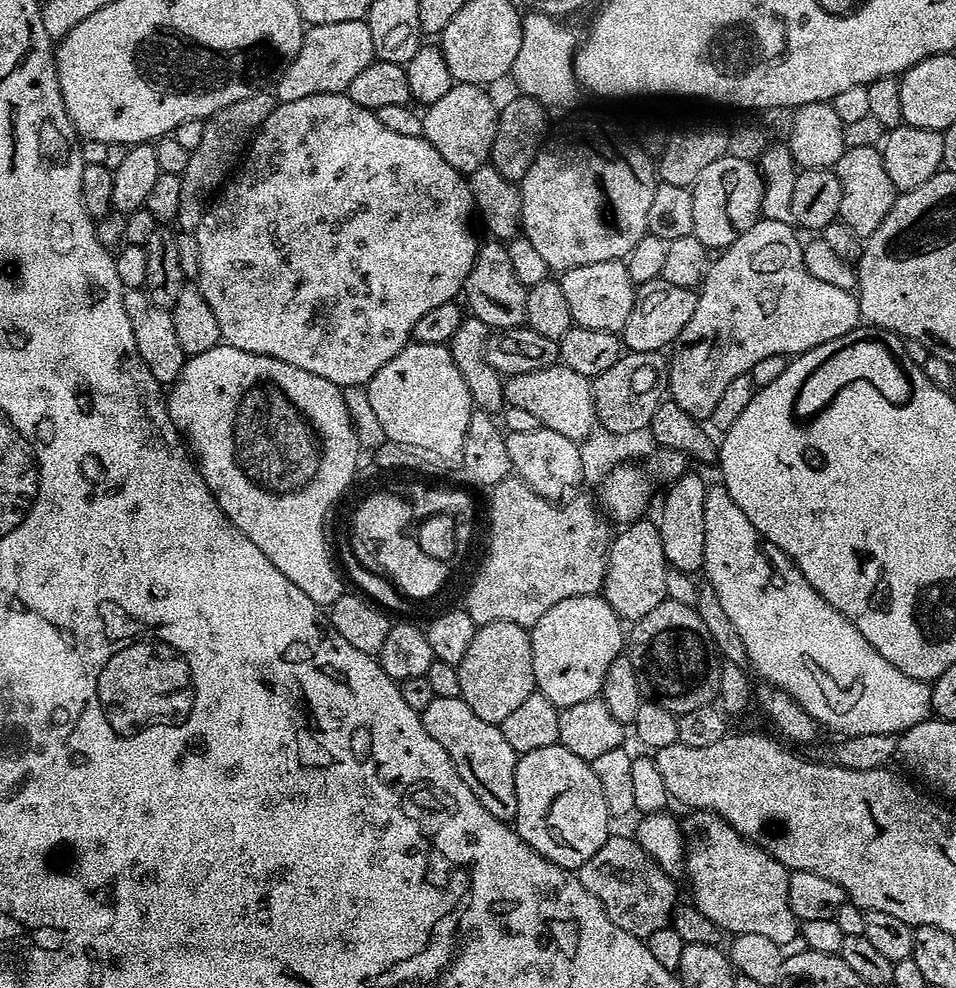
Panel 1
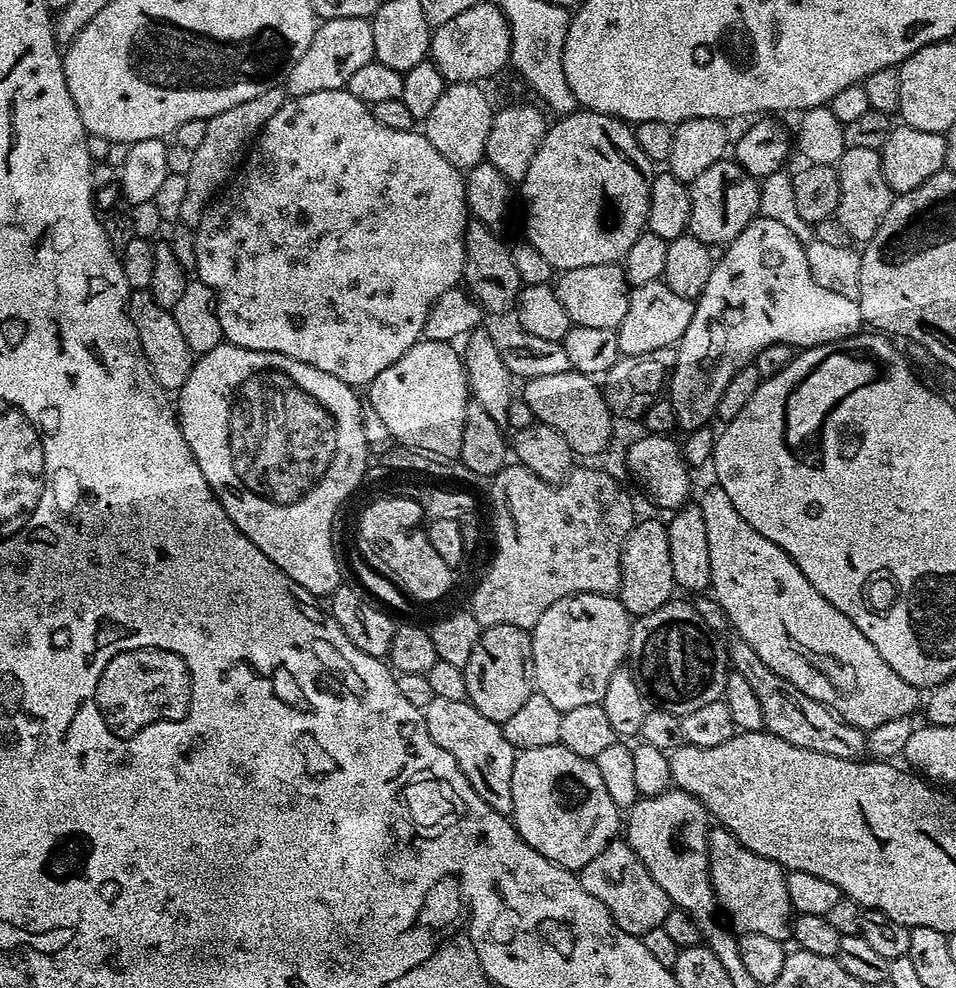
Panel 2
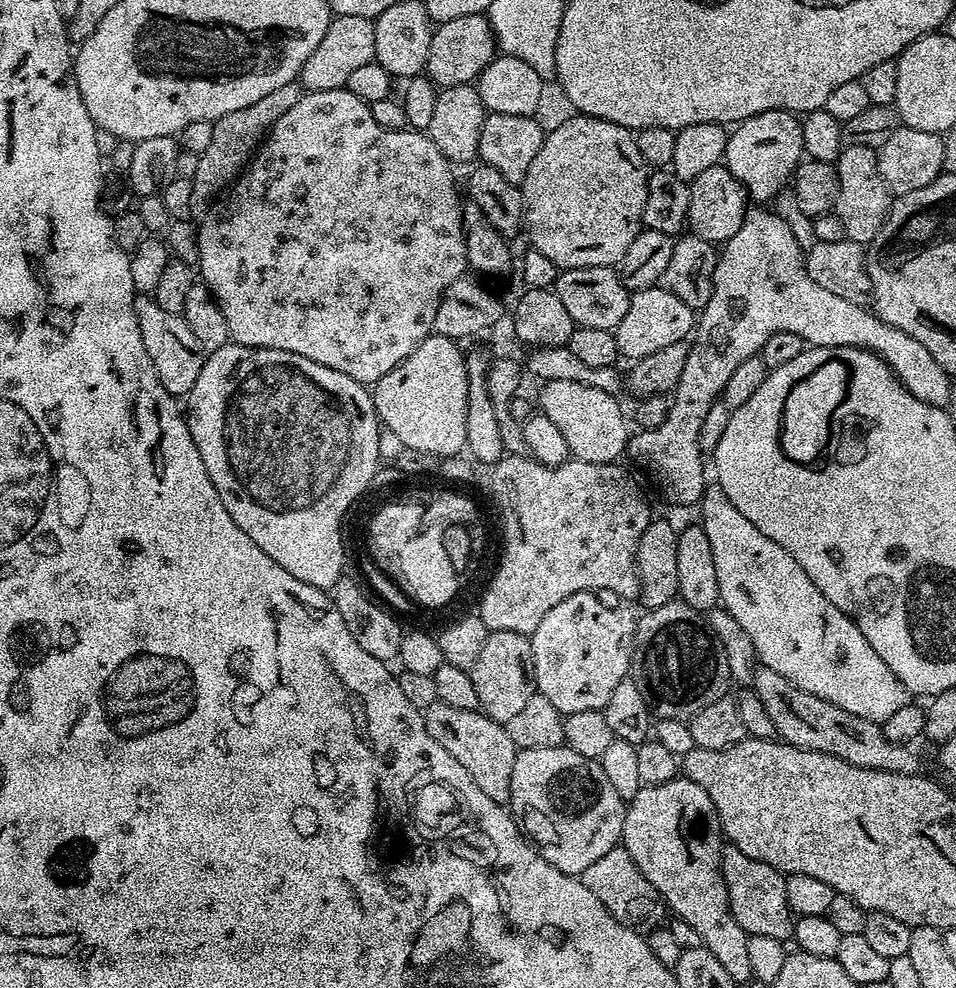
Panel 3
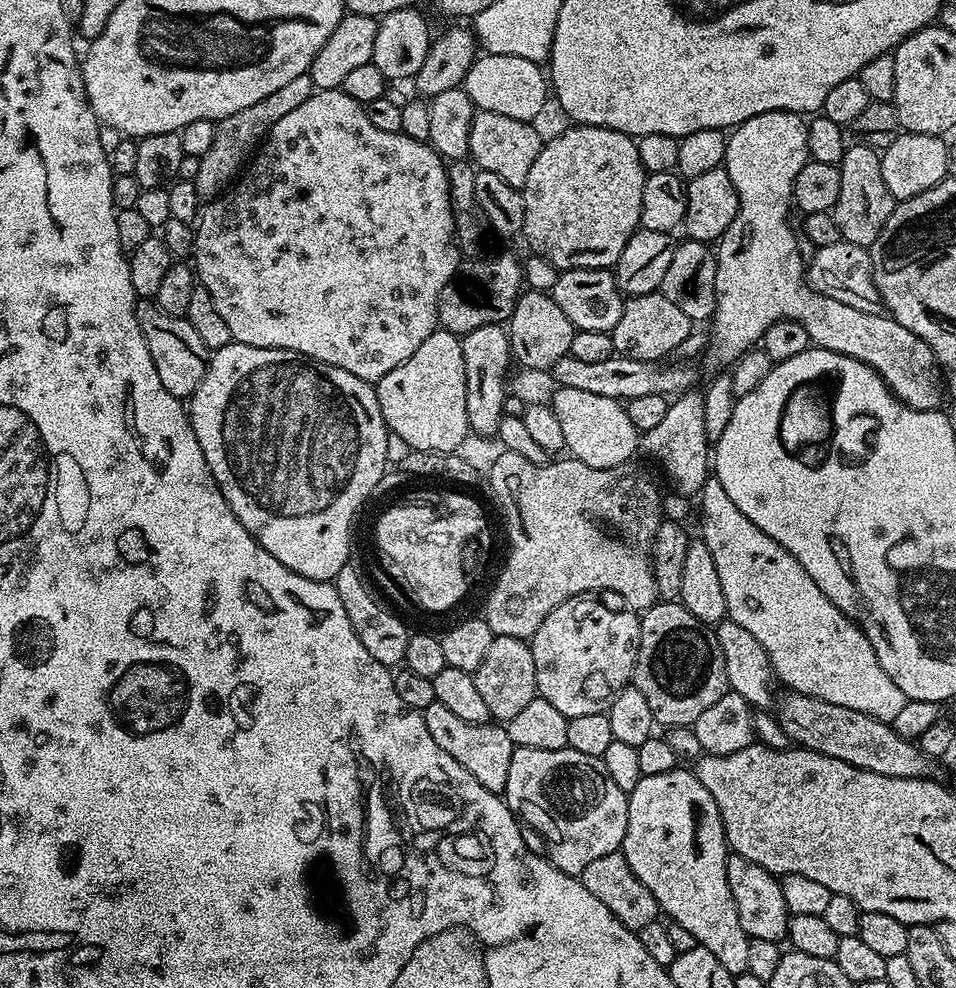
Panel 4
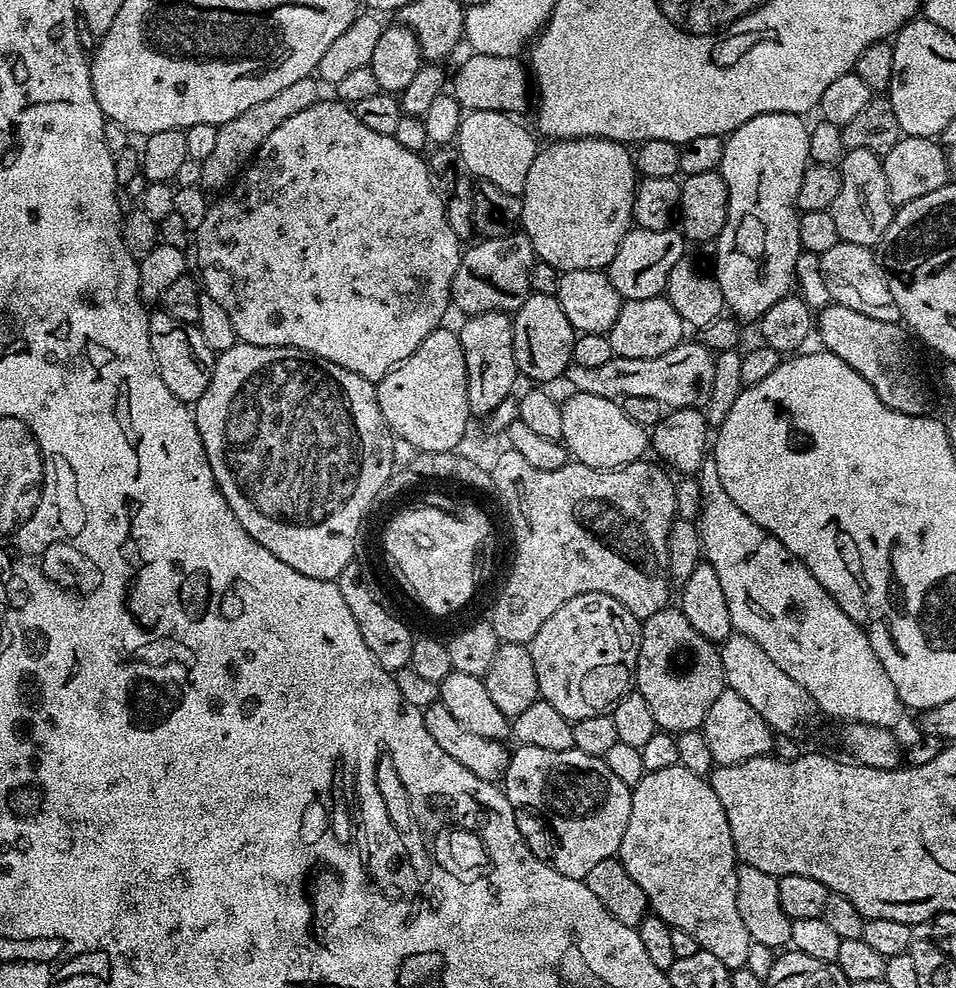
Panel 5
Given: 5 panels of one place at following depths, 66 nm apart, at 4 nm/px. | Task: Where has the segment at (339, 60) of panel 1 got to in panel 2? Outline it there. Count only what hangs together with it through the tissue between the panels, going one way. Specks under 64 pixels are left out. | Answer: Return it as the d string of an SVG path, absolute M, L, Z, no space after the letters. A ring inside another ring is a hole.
M334 18L317 27L306 54L294 62L288 72L286 92L289 97L318 94L322 90L347 89L357 70L376 60L372 22L368 18Z

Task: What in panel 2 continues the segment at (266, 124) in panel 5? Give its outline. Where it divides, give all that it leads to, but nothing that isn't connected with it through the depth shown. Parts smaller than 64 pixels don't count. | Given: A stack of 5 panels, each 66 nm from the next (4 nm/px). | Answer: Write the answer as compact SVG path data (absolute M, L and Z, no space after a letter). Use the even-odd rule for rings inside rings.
M277 86L258 94L258 98L250 98L250 102L230 106L230 110L222 110L222 114L214 114L207 120L206 134L198 150L192 153L190 170L186 176L186 198L182 201L182 214L179 218L181 225L195 229L214 197L243 165L266 122L270 122L270 118L274 118L274 114L282 110L285 99L285 89Z

